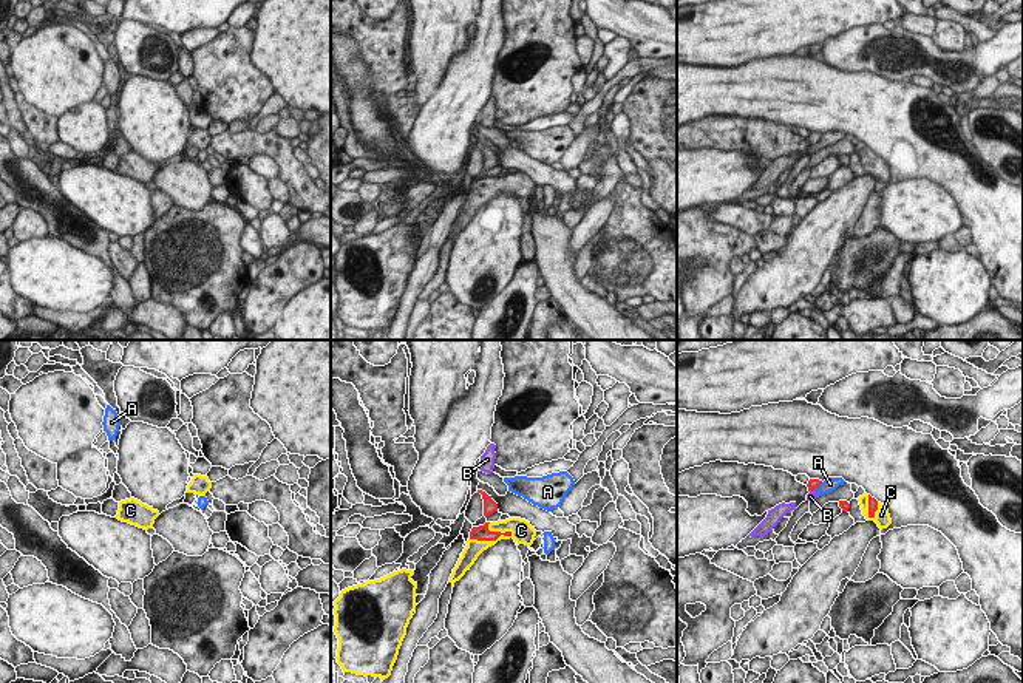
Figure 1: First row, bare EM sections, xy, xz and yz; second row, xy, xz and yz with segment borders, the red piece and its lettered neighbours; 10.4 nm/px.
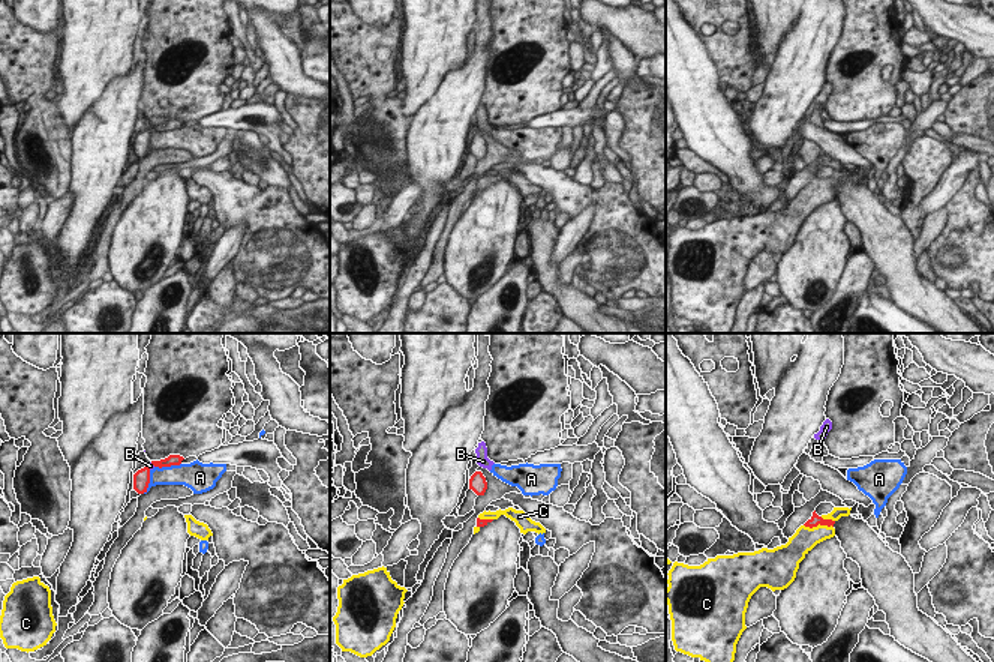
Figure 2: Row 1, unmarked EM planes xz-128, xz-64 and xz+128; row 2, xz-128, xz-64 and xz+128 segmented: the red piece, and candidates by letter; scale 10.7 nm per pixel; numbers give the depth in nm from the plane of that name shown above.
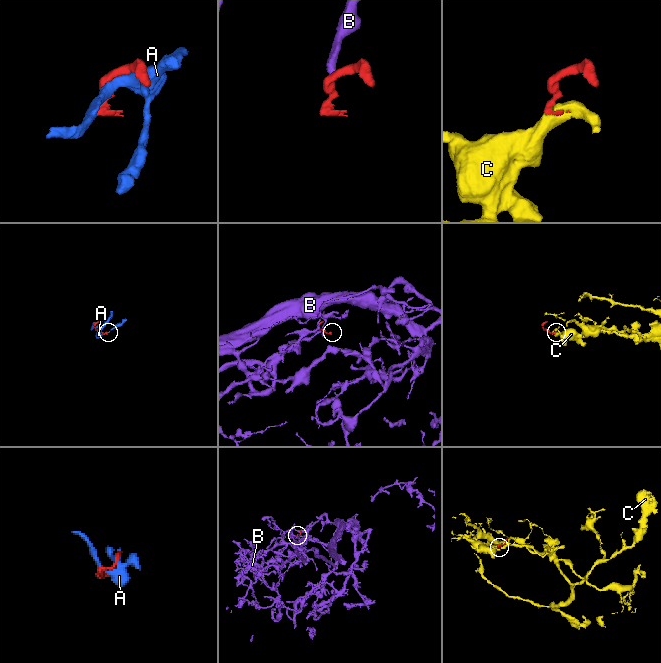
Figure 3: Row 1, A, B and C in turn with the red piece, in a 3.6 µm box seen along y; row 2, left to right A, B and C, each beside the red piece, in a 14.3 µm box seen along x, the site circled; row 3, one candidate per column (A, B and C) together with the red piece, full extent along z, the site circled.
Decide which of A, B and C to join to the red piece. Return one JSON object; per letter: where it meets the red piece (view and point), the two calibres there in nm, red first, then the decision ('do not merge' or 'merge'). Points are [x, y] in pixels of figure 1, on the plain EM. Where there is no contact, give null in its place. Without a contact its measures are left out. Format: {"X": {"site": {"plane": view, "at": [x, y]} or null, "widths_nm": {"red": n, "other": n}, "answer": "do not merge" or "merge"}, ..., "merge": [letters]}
{"A": {"site": {"plane": "yz", "at": [818, 139]}, "widths_nm": {"red": 120, "other": 140}, "answer": "do not merge"}, "B": {"site": {"plane": "yz", "at": [812, 144]}, "widths_nm": {"red": 120, "other": 90}, "answer": "do not merge"}, "C": {"site": {"plane": "xz", "at": [490, 193]}, "widths_nm": {"red": 160, "other": 170}, "answer": "merge"}, "merge": ["C"]}

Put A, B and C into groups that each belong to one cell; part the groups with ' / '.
A B / C

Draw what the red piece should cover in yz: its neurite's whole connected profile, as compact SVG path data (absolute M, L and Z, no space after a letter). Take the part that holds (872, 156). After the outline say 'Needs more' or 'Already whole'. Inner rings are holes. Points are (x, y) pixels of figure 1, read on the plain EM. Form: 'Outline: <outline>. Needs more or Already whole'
Outline: M867 147L859 150L858 155L865 173L875 175L881 184L887 182L892 178L889 164L884 161L884 158L878 156L875 151L872 151Z. Needs more

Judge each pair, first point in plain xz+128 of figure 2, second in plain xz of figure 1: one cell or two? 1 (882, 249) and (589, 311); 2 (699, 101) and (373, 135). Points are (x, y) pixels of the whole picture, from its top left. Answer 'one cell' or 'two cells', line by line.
1: one cell
2: one cell

